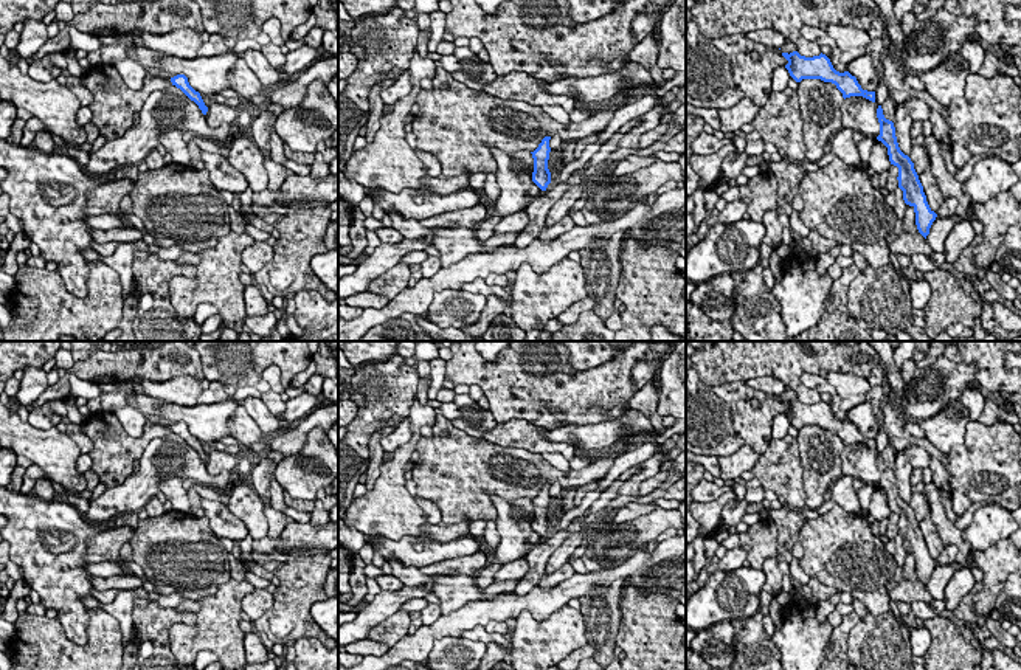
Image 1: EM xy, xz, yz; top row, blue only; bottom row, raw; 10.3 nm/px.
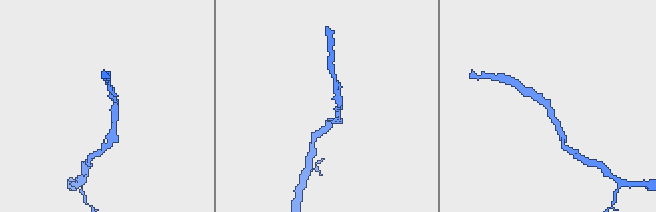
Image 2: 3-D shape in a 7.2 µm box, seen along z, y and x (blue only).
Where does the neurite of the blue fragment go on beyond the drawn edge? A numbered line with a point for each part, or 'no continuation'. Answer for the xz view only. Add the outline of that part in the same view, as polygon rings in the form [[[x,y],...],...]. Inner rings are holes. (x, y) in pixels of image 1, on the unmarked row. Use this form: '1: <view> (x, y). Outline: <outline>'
no continuation

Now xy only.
no continuation

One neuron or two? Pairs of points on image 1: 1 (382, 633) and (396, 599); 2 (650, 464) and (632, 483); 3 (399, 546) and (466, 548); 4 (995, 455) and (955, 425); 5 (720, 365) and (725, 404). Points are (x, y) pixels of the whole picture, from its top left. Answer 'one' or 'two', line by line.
1: two
2: one
3: one
4: two
5: two

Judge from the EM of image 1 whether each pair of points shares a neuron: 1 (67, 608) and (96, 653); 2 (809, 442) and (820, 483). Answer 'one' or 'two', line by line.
1: two
2: one

